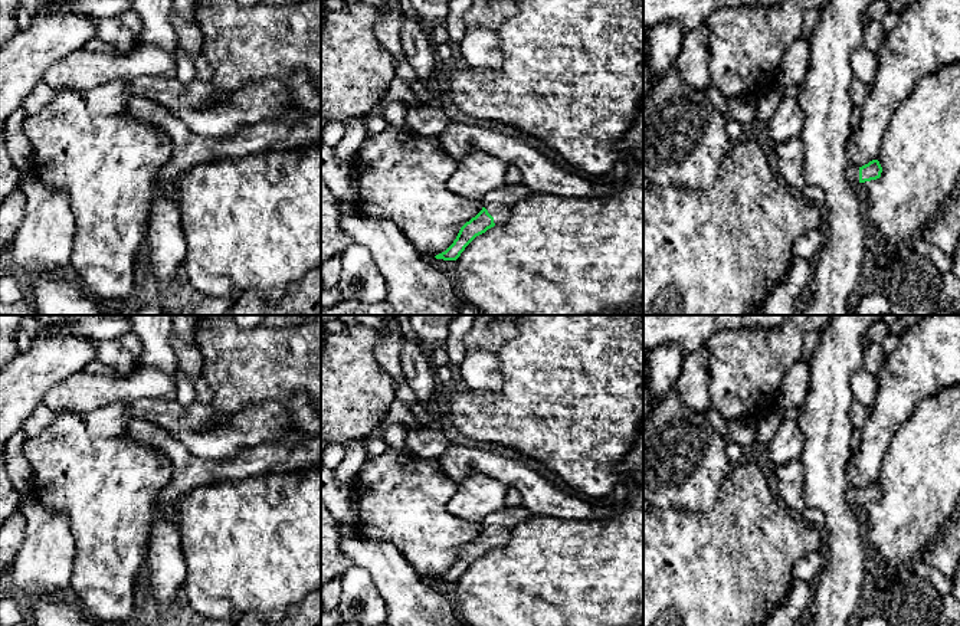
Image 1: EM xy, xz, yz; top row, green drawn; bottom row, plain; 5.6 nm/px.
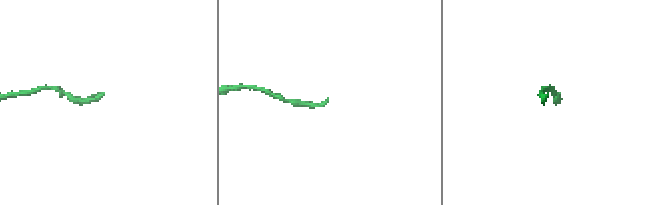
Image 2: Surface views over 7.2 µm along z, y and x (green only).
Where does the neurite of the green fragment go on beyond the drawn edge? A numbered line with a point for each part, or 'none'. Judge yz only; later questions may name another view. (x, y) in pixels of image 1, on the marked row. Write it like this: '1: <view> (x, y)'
1: yz (852, 171)

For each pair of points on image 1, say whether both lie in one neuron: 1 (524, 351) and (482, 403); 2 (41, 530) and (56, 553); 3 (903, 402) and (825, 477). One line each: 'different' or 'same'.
1: same
2: same
3: different

